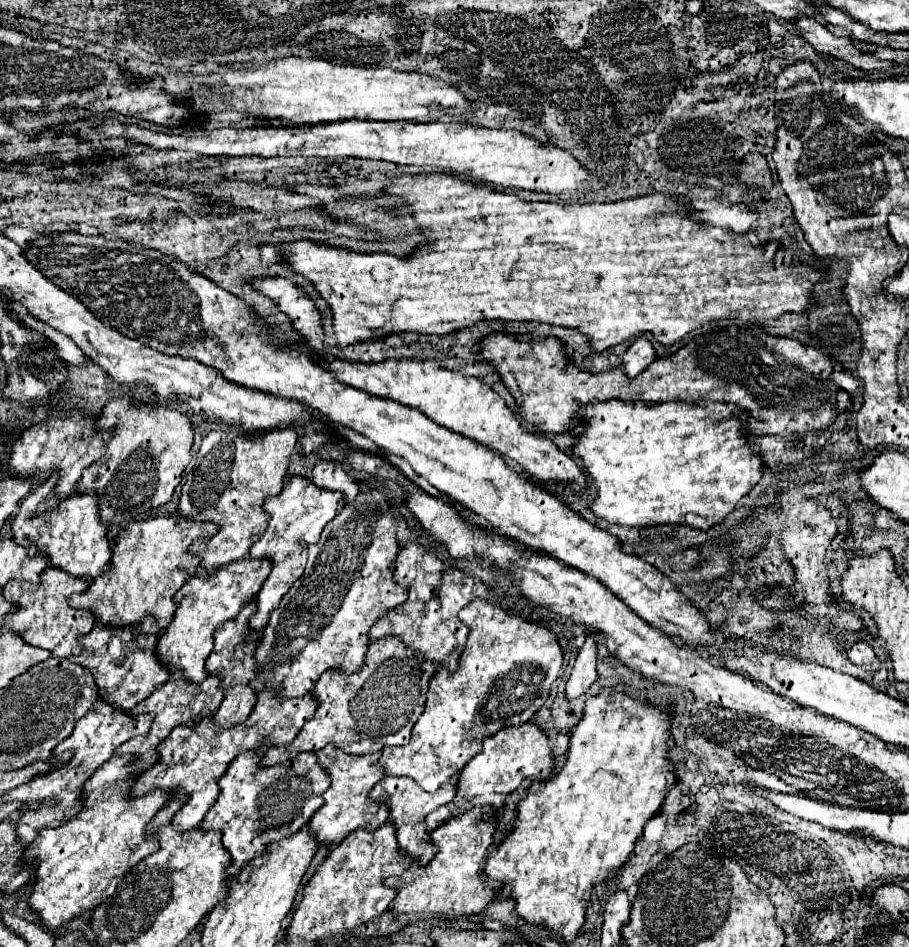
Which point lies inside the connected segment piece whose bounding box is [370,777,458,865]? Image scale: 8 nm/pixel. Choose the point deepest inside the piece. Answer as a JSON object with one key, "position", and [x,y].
{"position":[409,805]}

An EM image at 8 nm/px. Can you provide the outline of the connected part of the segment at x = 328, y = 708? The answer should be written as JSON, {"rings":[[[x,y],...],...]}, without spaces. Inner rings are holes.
{"rings":[[[382,637],[372,641],[358,673],[346,675],[342,669],[322,673],[314,687],[314,697],[320,701],[314,717],[302,727],[290,745],[290,757],[300,751],[320,751],[332,743],[346,753],[372,753],[386,745],[406,745],[412,725],[424,711],[430,679],[436,673],[436,663],[418,657],[398,637]]]}

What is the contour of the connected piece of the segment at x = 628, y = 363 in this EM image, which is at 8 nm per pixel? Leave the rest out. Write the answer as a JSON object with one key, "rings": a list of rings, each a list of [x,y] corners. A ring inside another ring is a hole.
{"rings":[[[640,335],[630,347],[628,351],[624,353],[624,363],[622,363],[622,369],[628,377],[636,377],[638,373],[642,373],[652,361],[656,359],[656,353],[652,349],[652,343]]]}

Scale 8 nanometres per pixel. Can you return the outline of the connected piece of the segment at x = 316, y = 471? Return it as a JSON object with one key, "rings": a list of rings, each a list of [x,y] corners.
{"rings":[[[320,459],[316,461],[314,469],[312,469],[312,481],[324,489],[330,491],[342,491],[344,493],[344,503],[352,503],[354,497],[360,493],[360,487],[356,481],[352,481],[346,471],[342,469],[342,465],[334,459]]]}

